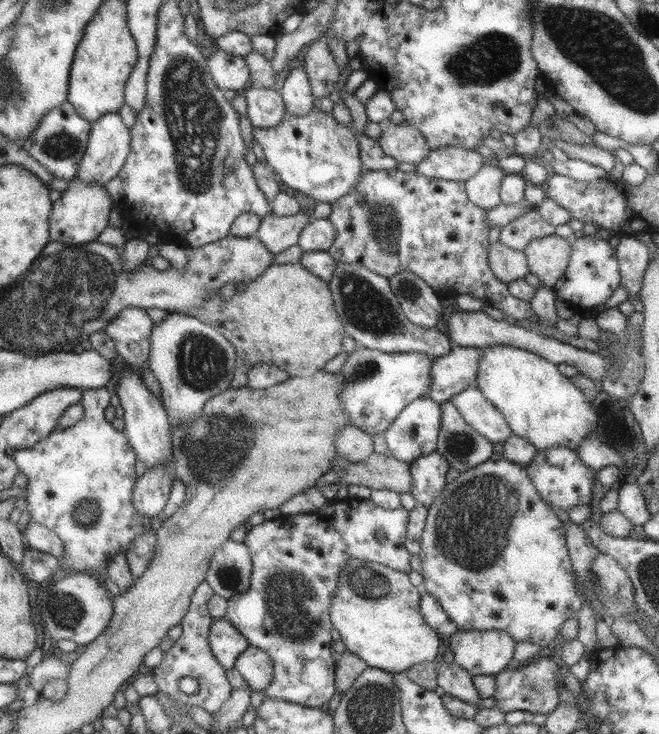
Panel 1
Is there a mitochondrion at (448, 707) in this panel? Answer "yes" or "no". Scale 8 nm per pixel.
no

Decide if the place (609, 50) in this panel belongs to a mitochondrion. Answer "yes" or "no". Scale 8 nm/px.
yes

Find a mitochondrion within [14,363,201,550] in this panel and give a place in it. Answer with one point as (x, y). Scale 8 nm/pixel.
(87, 512)

